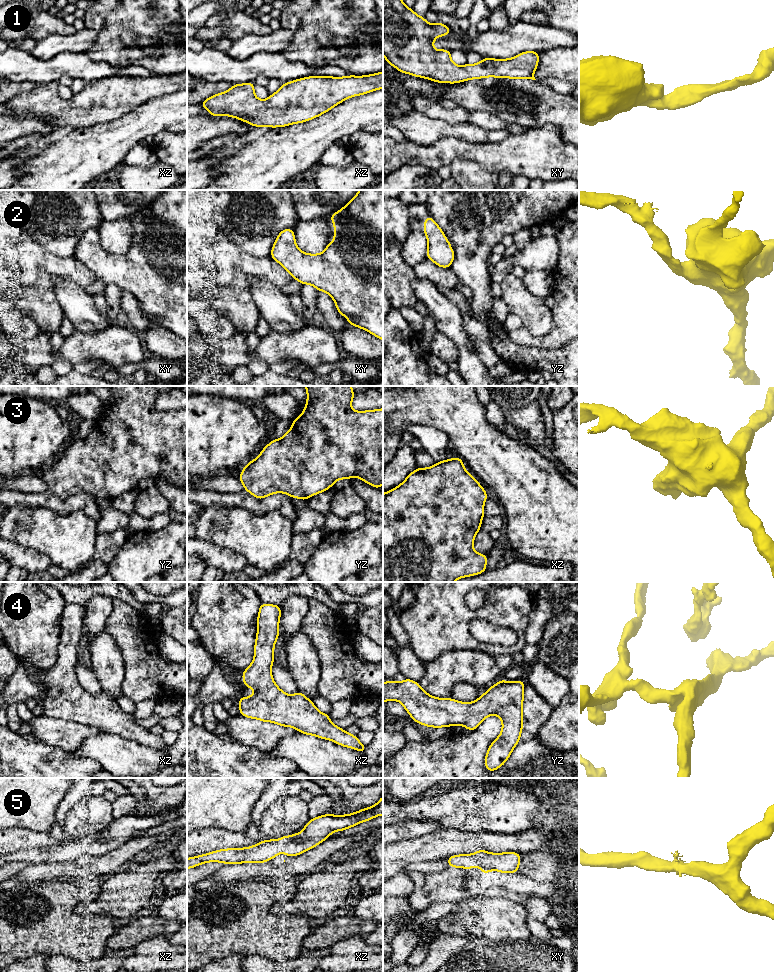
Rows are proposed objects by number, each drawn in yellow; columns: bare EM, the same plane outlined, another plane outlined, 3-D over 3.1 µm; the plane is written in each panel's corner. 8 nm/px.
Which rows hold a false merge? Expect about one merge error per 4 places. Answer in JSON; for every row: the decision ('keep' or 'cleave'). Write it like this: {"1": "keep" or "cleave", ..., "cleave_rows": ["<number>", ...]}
{"1": "keep", "2": "keep", "3": "keep", "4": "keep", "5": "keep", "cleave_rows": []}

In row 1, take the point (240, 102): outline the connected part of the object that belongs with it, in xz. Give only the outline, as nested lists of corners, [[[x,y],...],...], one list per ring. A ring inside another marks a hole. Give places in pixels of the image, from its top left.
[[[383,71],[365,76],[331,77],[313,75],[300,78],[283,83],[279,90],[266,100],[260,100],[255,96],[254,87],[254,82],[233,84],[229,90],[210,96],[200,106],[207,109],[213,117],[231,116],[254,127],[285,127],[317,118],[347,98],[382,89]]]

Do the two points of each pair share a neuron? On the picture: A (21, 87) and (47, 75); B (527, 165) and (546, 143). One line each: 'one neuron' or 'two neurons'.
A: two neurons
B: one neuron

